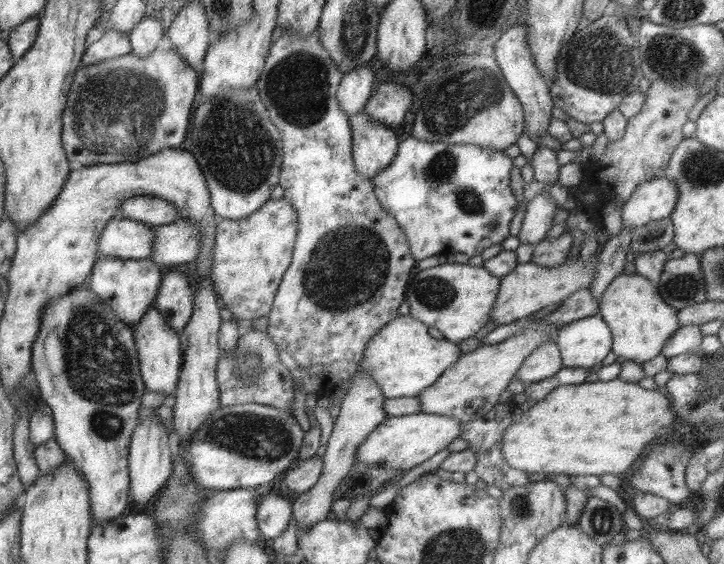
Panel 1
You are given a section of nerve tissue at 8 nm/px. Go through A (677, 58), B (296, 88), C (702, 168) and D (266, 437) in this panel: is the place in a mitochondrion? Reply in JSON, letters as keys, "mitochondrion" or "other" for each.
{"A":"mitochondrion","B":"mitochondrion","C":"mitochondrion","D":"mitochondrion"}

